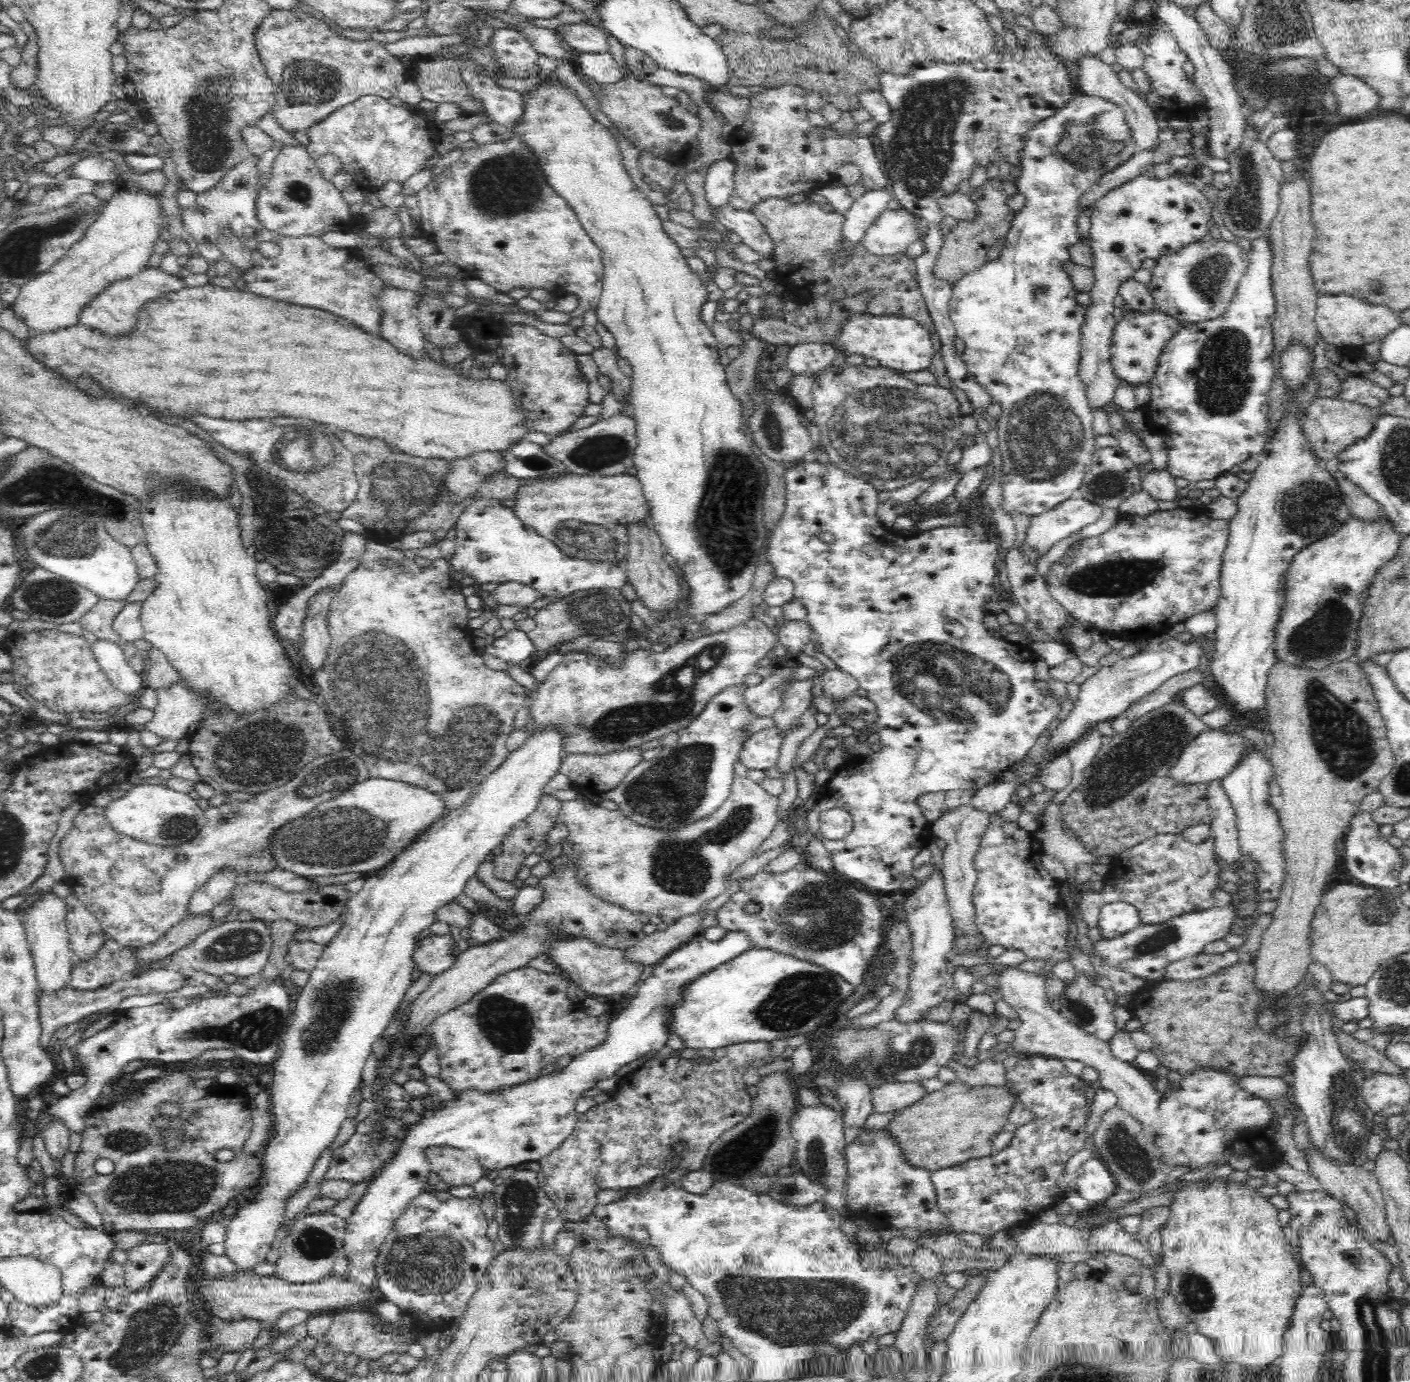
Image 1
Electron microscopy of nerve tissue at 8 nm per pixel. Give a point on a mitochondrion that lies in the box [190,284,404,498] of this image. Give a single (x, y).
(300, 454)

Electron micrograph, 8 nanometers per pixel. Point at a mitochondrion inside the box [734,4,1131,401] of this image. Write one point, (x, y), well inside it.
(920, 146)

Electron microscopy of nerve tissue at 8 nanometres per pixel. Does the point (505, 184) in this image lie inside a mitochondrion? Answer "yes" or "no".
yes

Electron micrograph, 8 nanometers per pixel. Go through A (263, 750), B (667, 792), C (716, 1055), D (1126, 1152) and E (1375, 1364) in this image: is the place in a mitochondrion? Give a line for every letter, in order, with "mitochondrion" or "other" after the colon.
A: mitochondrion
B: mitochondrion
C: other
D: mitochondrion
E: mitochondrion

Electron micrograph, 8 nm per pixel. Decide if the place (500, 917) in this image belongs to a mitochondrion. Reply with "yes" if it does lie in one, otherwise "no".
no

